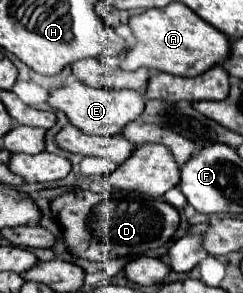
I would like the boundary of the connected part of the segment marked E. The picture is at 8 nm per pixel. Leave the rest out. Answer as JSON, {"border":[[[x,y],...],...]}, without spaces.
{"border":[[[73,81],[71,85],[49,91],[47,105],[55,111],[63,111],[67,115],[69,123],[75,125],[77,129],[81,129],[83,133],[117,135],[129,121],[135,121],[143,113],[145,99],[143,99],[143,93],[139,93],[135,89],[119,89],[119,91],[93,89],[81,81]]]}

